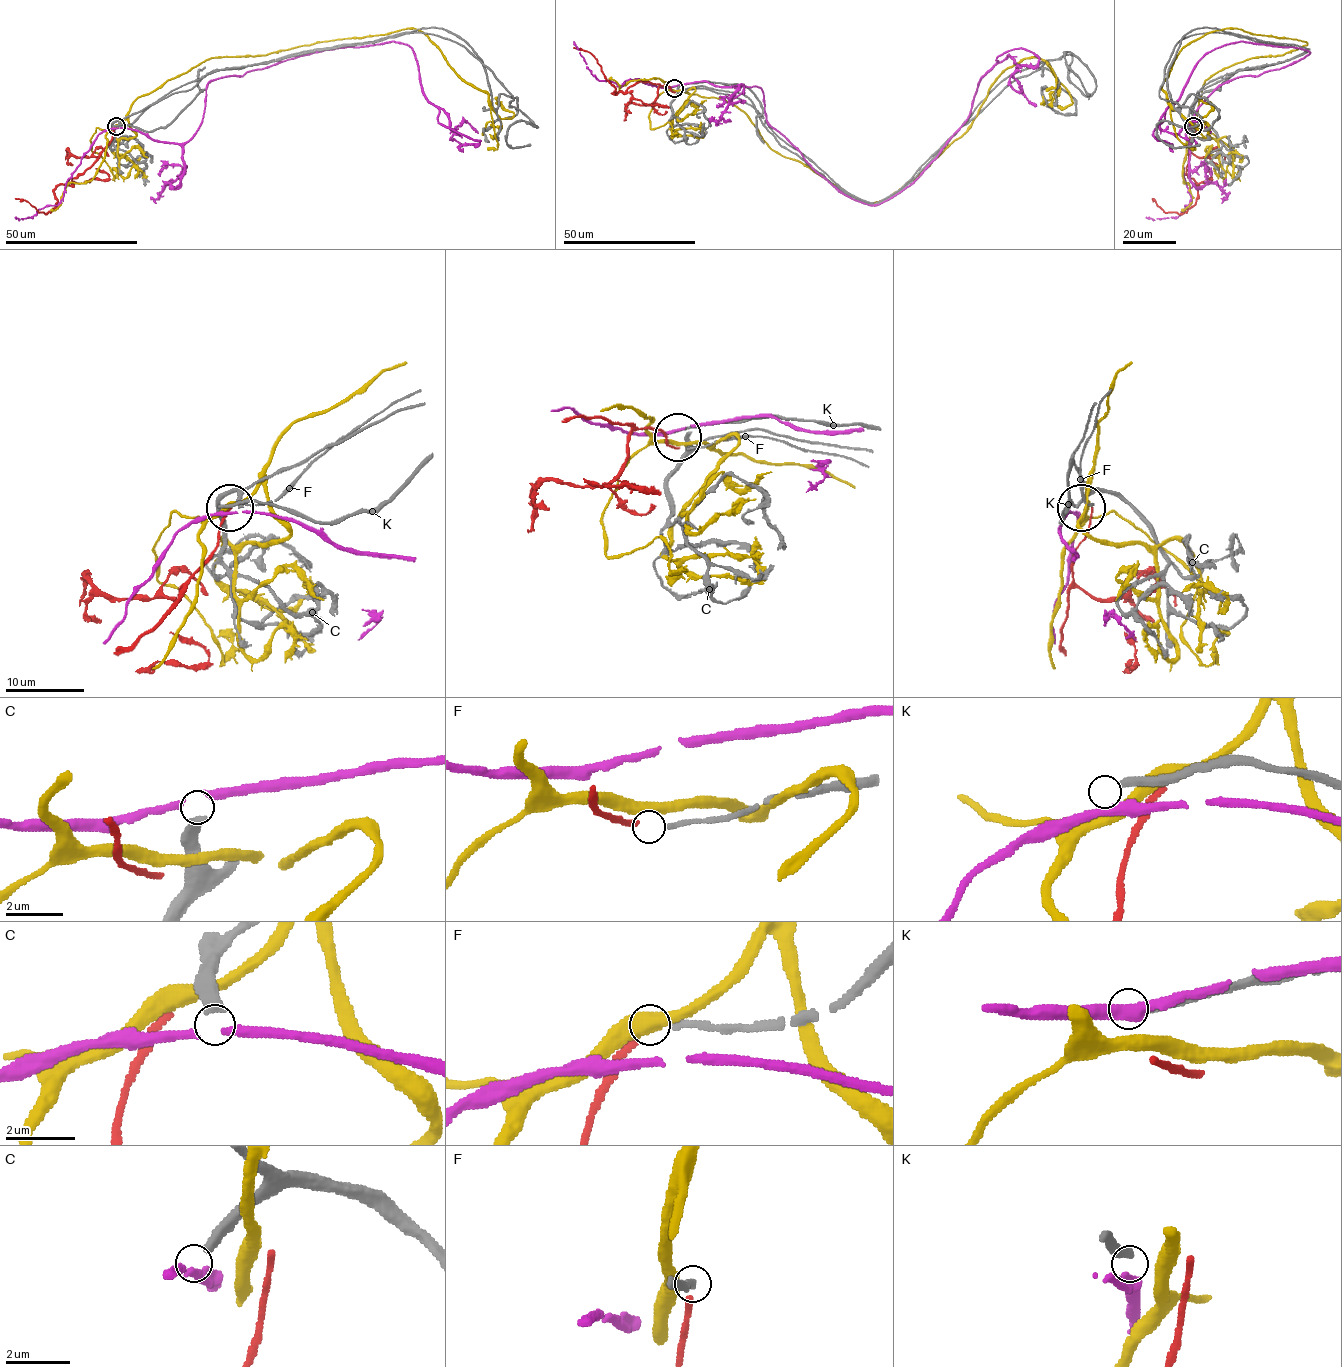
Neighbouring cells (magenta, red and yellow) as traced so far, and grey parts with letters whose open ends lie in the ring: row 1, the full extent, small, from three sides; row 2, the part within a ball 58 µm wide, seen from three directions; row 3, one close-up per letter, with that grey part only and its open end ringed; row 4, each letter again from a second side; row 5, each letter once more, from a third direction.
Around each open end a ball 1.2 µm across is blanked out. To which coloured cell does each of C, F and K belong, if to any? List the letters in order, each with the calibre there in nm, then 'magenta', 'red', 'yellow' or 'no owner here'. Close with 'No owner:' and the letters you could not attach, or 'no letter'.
C: 360 nm thick; no owner here
F: 180 nm thick; red
K: 280 nm thick; no owner here
No owner: C, K

